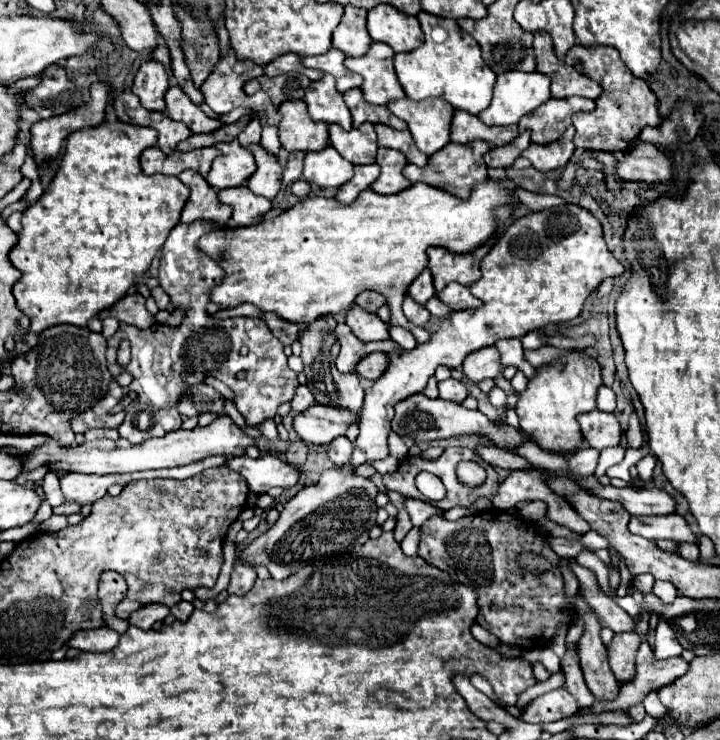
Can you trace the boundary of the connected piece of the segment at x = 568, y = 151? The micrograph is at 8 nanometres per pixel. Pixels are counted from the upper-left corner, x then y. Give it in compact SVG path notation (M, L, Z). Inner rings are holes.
M569 126L565 130L565 134L557 142L551 142L551 144L531 144L523 152L523 156L533 164L533 168L537 168L541 172L563 168L569 162L573 150L575 150L573 136L575 136L575 128Z

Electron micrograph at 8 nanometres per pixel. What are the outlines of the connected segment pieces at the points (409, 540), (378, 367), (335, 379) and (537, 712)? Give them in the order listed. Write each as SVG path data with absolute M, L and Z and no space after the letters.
M413 527L406 535L406 537L402 540L400 546L407 556L413 556L417 554L420 537L420 527Z
M375 352L375 354L365 356L355 366L355 372L365 380L377 380L385 372L385 368L387 368L387 356L381 354L381 352Z
M323 316L317 318L315 322L311 322L307 326L307 330L303 330L299 334L299 342L301 342L301 358L305 364L305 376L307 376L307 386L315 398L317 404L325 404L325 406L333 406L333 408L343 408L343 410L351 410L355 414L359 414L361 406L363 406L363 386L357 374L341 374L335 366L333 366L333 358L329 354L331 346L335 344L335 334L333 328L337 326L337 320L333 316Z
M557 688L553 692L547 692L539 698L535 698L529 708L523 712L521 720L531 722L531 724L547 724L555 722L567 716L577 714L577 702L575 698L567 692L567 688Z

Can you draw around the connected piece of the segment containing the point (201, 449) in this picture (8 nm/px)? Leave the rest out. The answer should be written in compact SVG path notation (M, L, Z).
M229 416L217 418L213 424L207 428L197 426L195 430L175 430L169 432L163 438L149 438L143 444L131 444L125 442L125 438L119 440L93 440L93 442L83 442L75 448L65 448L59 446L55 440L51 440L47 446L41 446L27 456L23 456L23 472L35 470L39 464L49 462L53 470L61 472L83 472L83 474L121 474L121 472L137 472L137 470L149 470L149 468L171 468L171 466L185 466L197 460L203 460L207 456L241 456L245 454L245 448L249 444L255 444L251 436L247 436Z

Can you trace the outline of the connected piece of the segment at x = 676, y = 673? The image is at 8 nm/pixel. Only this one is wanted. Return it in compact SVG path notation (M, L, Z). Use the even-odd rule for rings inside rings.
M641 642L641 648L637 652L637 676L631 682L621 684L619 696L613 702L595 702L589 712L605 712L605 710L627 710L633 704L643 702L643 698L651 690L659 690L661 686L667 686L669 682L675 682L681 674L689 670L689 662L681 656L667 658L667 660L655 660L651 648L647 642Z

